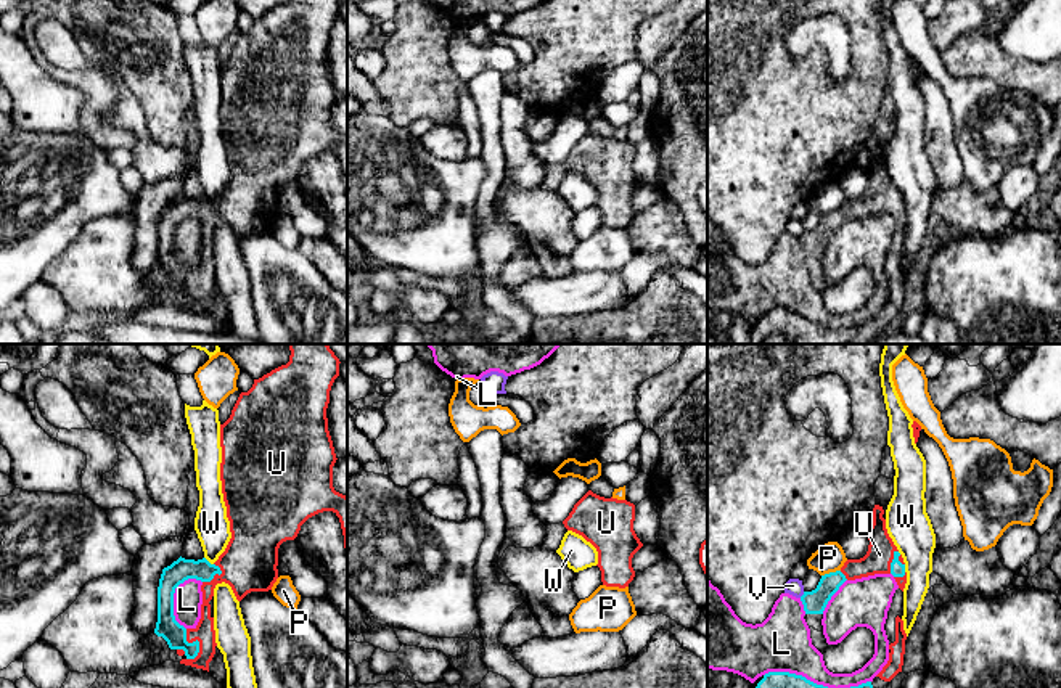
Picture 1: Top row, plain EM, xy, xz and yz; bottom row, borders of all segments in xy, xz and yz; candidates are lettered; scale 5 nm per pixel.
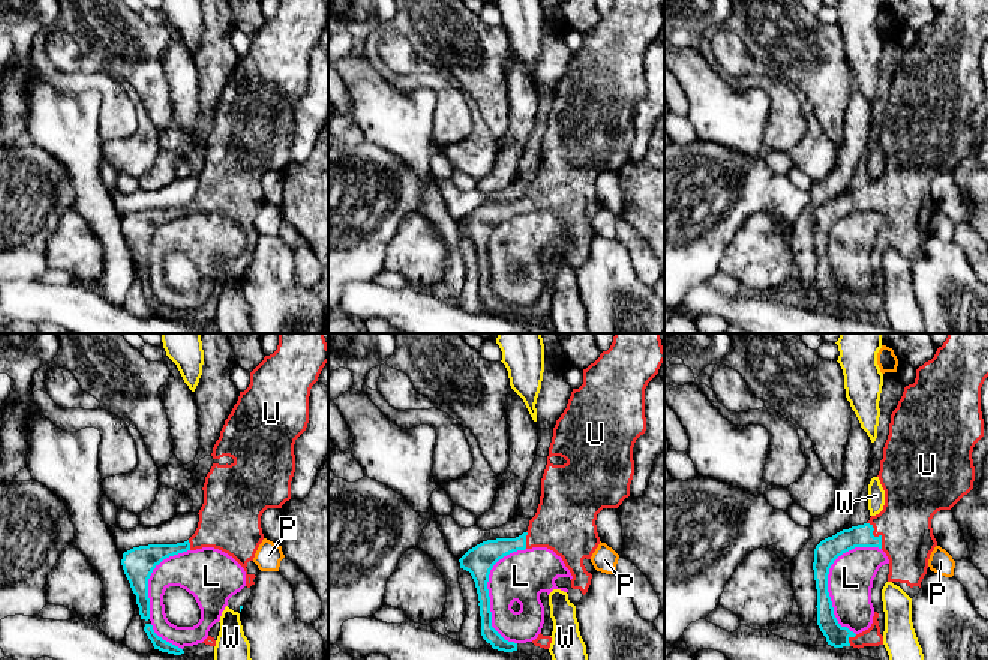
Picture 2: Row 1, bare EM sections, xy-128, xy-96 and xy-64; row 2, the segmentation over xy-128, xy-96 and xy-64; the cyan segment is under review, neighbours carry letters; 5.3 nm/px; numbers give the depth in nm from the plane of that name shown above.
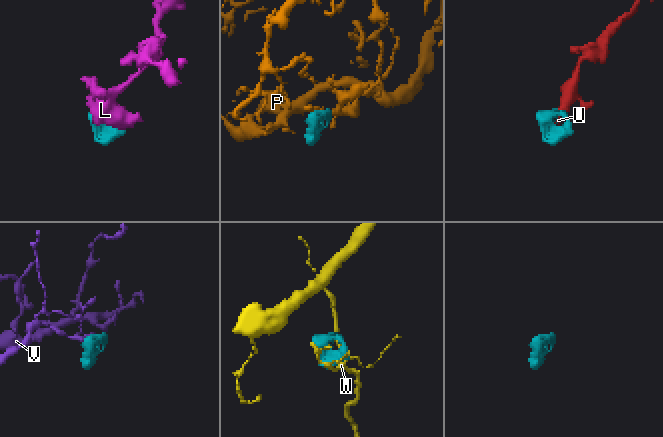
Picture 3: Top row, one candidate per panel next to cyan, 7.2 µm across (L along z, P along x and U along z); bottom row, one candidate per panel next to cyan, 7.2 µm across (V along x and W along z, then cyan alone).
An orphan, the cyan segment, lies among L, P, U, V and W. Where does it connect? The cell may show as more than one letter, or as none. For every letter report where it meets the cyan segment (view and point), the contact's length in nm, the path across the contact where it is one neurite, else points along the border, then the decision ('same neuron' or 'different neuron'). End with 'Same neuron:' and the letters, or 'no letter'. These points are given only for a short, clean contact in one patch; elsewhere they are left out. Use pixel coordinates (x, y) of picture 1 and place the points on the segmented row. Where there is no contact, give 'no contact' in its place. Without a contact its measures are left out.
L: meets cyan in xy at (172, 600); contact 260 nm long; different neuron
P: meets cyan in yz at (830, 573); contact 100 nm long; different neuron
U: meets cyan in xy at (196, 640); contact 170 nm long; same neuron
V: meets cyan in yz at (802, 595); contact 40 nm long; different neuron
W: meets cyan in xy at (208, 561); contact 60 nm long; different neuron
Same neuron: U

